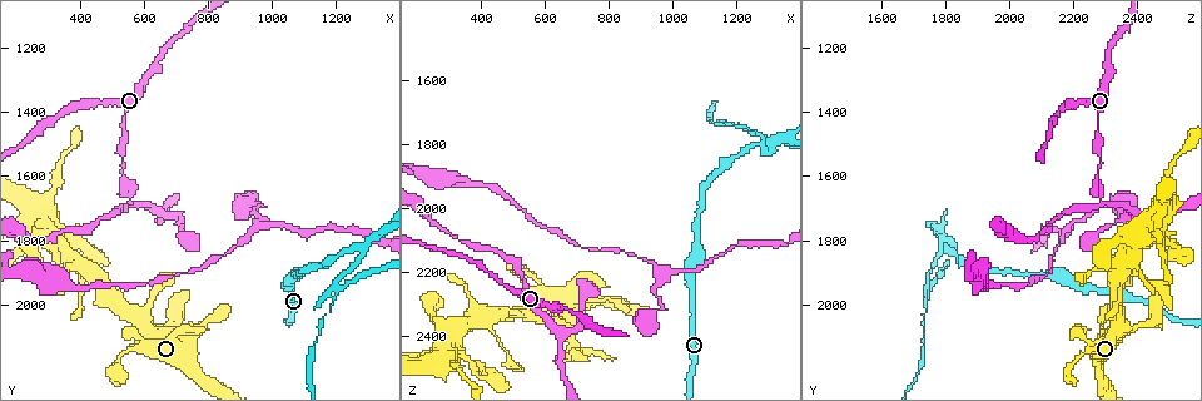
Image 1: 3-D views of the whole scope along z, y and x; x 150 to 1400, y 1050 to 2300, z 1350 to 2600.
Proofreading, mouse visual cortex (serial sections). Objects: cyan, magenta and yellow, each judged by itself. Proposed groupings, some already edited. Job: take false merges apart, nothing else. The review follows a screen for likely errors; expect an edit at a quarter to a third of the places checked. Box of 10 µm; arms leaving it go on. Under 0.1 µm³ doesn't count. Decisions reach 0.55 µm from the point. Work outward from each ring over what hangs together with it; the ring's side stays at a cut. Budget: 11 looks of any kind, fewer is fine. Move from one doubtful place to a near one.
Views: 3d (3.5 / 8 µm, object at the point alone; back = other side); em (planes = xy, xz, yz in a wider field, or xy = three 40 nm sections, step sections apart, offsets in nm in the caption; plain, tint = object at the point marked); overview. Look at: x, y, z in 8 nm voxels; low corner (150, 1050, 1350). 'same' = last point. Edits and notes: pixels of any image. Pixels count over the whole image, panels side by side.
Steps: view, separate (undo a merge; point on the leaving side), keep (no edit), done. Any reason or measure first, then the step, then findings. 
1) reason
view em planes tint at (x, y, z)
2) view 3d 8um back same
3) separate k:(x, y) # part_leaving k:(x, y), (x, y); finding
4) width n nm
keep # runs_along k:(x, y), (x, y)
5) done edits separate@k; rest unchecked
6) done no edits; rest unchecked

three arms meet
view 3d 3.5um at (550, 1690, 2280)

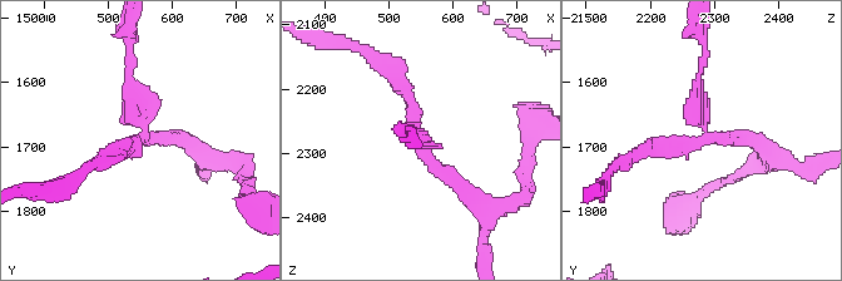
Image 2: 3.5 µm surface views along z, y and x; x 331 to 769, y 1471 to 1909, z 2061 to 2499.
arms 3; arm_widths 100, 200, 200 nm
view em planes tint at (555, 1680, 2285)

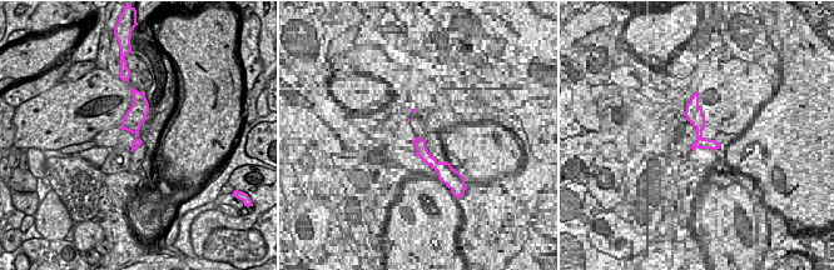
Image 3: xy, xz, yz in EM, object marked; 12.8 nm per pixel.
separate 2:(667, 148) # part_leaving 2:(706, 132), (751, 136), (767, 158); two cells meet here

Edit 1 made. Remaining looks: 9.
calibre changes
view 3d 3.5um at (670, 2070, 2400)

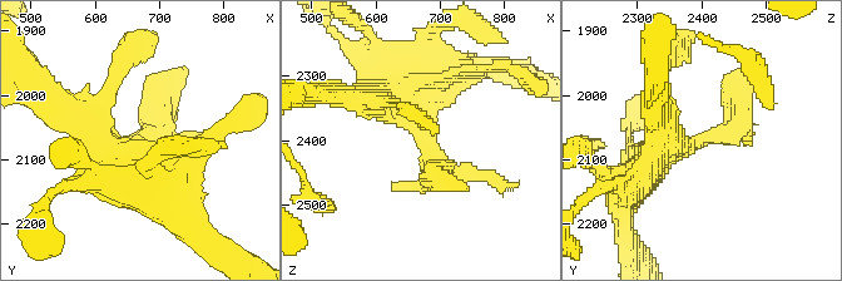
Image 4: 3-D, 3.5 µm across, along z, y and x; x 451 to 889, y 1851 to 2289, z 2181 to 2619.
view em xy step 2 tint at (665, 2070, 2400)

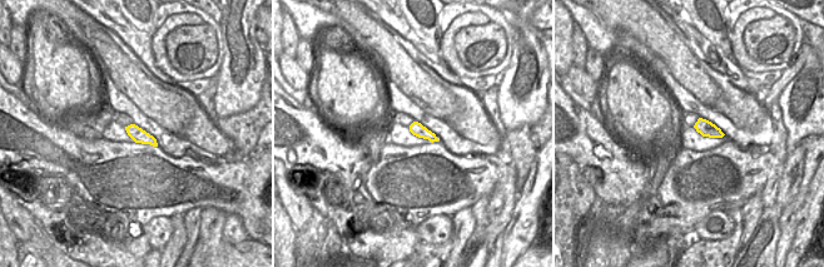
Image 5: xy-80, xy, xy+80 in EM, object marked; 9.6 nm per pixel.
view em planes tint same

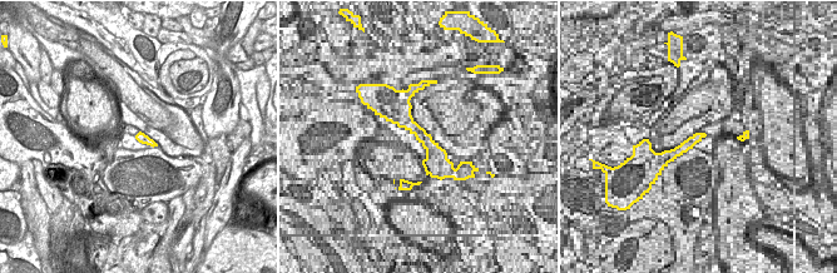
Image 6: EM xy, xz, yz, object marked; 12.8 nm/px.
keep # runs_along 4:(642, 169), (738, 127), (742, 92); all the same cell

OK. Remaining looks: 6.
calibre changes
view 3d 8um at (260, 1740, 2460)

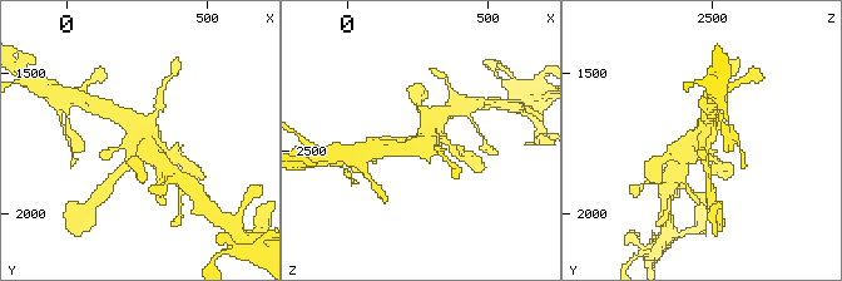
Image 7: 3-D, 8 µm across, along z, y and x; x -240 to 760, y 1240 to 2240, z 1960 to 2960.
need the tissue
view em xy step 2 tint same

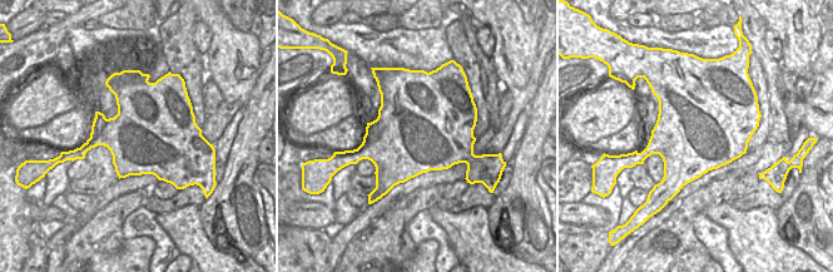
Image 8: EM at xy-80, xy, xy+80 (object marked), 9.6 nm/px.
keep # runs_along 7:(161, 161), (148, 129), (125, 116); all the same cell

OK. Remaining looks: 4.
four or more arms meet
view 3d 3.5um at (1280, 1830, 1790)

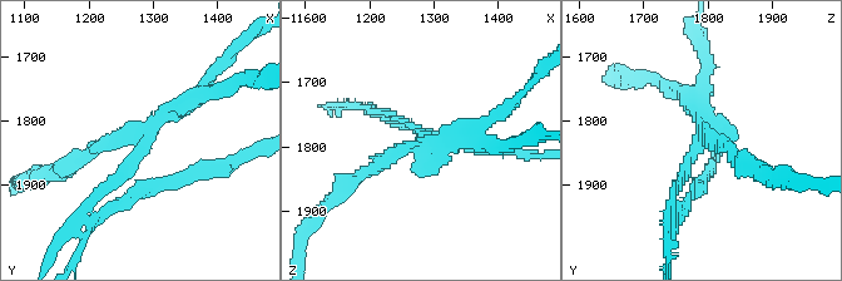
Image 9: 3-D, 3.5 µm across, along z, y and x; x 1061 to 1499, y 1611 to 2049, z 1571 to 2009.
need the tissue
view em planes tint at (1280, 1830, 1790)

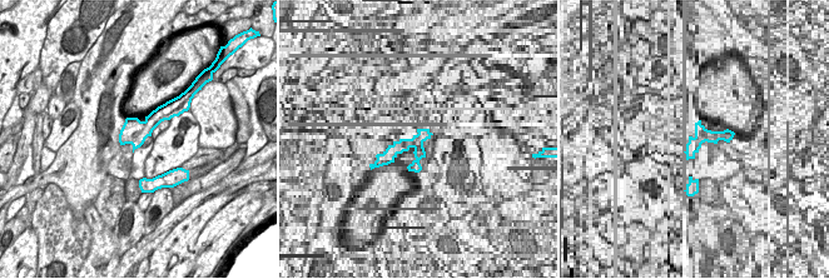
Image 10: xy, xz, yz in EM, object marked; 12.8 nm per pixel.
arms 4; arm_widths 100, 150, 150, 200 nm
separate 9:(118, 177) # part_leaving 9:(421, 136), (395, 116), (367, 109); two cells meet here

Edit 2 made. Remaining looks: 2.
done edits separate@2, separate@9; rest unchecked

